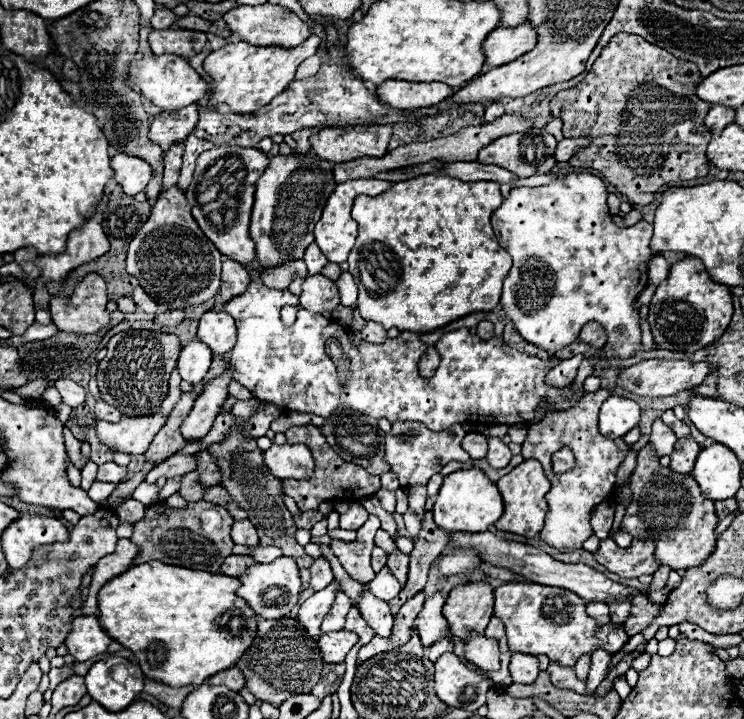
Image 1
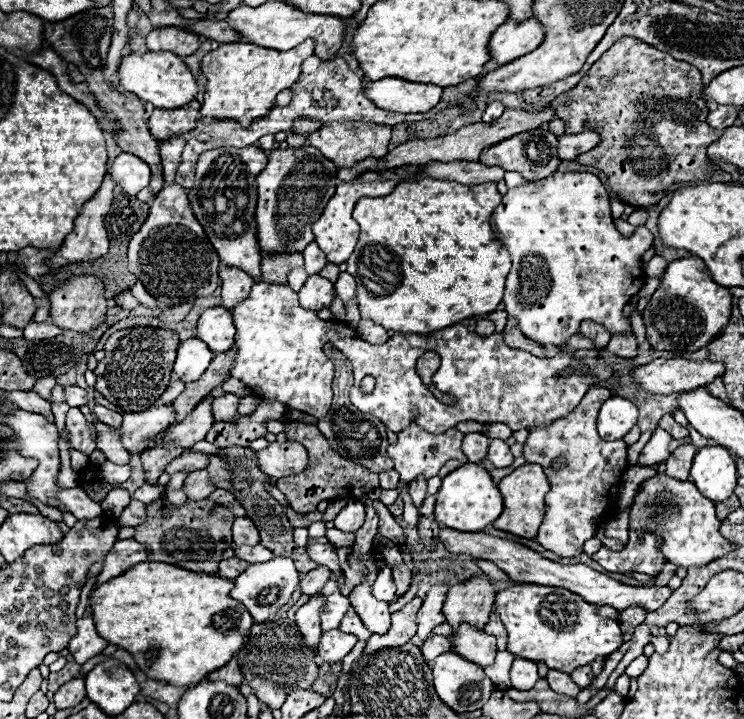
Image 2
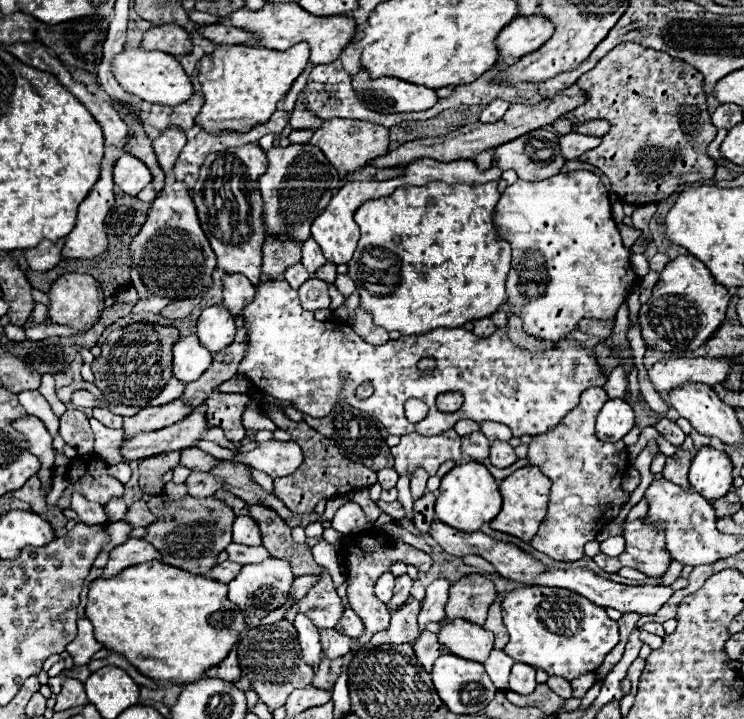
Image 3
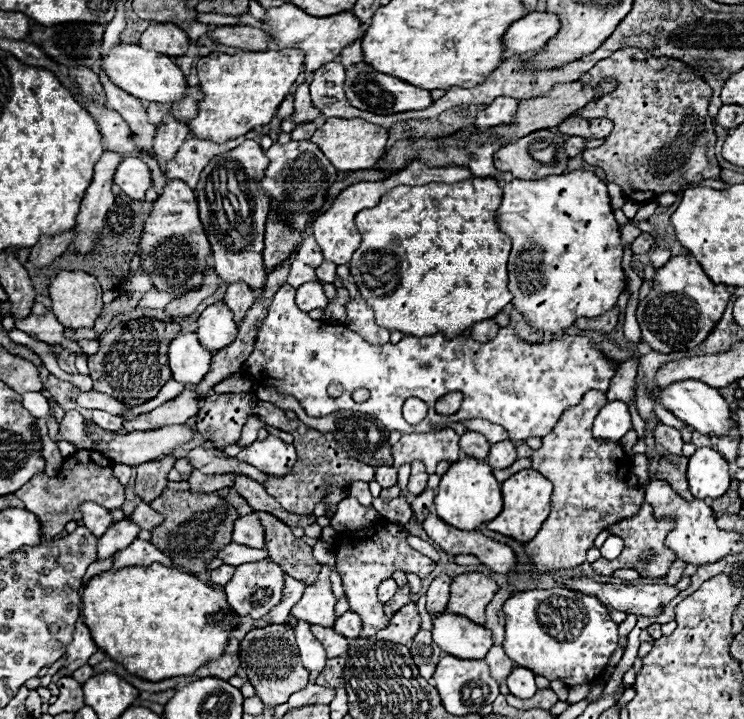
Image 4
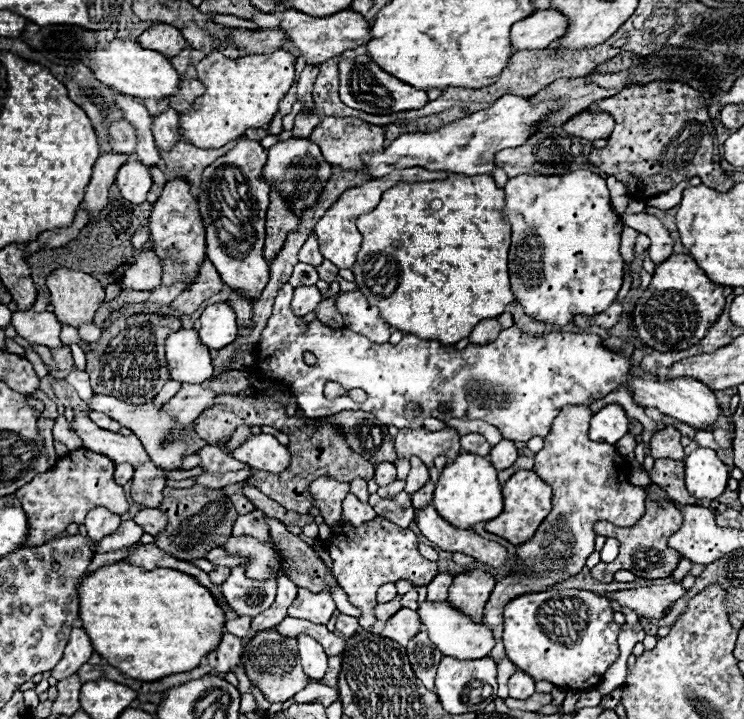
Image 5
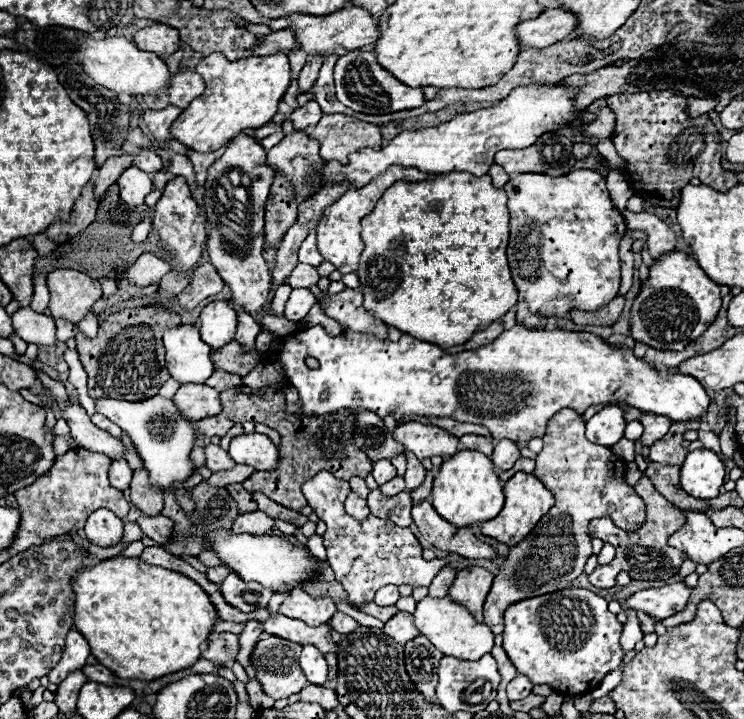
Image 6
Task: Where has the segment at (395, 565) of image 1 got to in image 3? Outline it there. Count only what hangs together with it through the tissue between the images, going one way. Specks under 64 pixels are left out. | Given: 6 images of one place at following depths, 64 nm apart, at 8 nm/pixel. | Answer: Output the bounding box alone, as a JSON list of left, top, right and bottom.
[386,574,412,612]

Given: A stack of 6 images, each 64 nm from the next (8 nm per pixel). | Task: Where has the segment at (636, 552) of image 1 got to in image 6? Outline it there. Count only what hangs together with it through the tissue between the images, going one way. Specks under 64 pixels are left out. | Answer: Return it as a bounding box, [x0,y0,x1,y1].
[588,476,686,588]

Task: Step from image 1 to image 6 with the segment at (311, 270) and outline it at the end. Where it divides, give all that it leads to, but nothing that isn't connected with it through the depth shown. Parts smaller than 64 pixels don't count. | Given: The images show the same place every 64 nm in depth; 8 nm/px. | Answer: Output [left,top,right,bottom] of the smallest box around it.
[298,230,322,266]

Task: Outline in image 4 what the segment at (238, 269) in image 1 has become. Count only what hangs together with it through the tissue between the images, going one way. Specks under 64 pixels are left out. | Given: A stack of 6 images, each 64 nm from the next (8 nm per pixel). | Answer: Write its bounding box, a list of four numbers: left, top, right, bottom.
[224,282,254,324]

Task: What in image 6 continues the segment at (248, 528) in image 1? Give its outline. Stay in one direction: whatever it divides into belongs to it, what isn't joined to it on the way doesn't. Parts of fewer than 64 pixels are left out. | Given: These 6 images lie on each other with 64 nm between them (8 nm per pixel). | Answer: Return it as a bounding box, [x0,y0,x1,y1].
[232,510,274,534]

